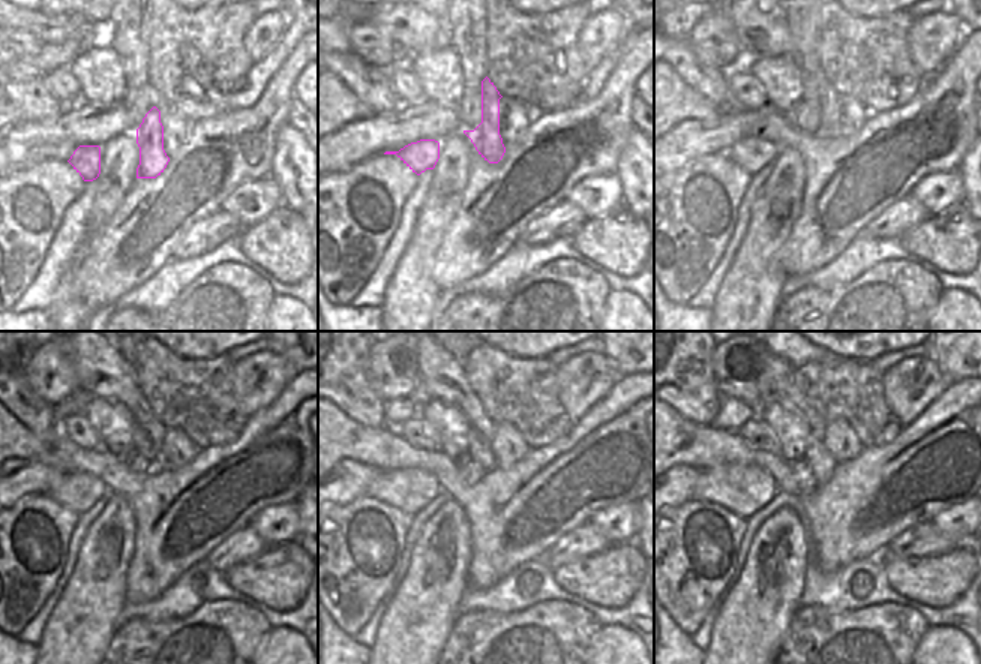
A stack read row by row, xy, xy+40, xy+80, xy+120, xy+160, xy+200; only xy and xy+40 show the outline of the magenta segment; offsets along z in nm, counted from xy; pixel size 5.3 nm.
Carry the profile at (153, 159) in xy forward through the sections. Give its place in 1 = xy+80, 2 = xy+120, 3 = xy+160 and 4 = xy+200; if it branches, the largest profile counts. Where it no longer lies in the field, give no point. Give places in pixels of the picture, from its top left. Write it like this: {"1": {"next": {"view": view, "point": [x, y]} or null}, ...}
{"1": {"next": {"view": "xy+80", "point": [825, 92]}}, "2": {"next": {"view": "xy+120", "point": [150, 424]}}, "3": {"next": {"view": "xy+160", "point": [486, 427]}}, "4": {"next": {"view": "xy+200", "point": [819, 423]}}}

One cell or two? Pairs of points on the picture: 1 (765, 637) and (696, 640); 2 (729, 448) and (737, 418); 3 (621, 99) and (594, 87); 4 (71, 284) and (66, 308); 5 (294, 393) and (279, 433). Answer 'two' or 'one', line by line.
1: two
2: two
3: two
4: one
5: one

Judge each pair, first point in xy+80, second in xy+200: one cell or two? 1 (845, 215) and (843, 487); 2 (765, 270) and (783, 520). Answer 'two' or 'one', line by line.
1: one
2: one

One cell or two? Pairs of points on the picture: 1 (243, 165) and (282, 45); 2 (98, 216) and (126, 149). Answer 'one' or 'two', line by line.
1: two
2: one

